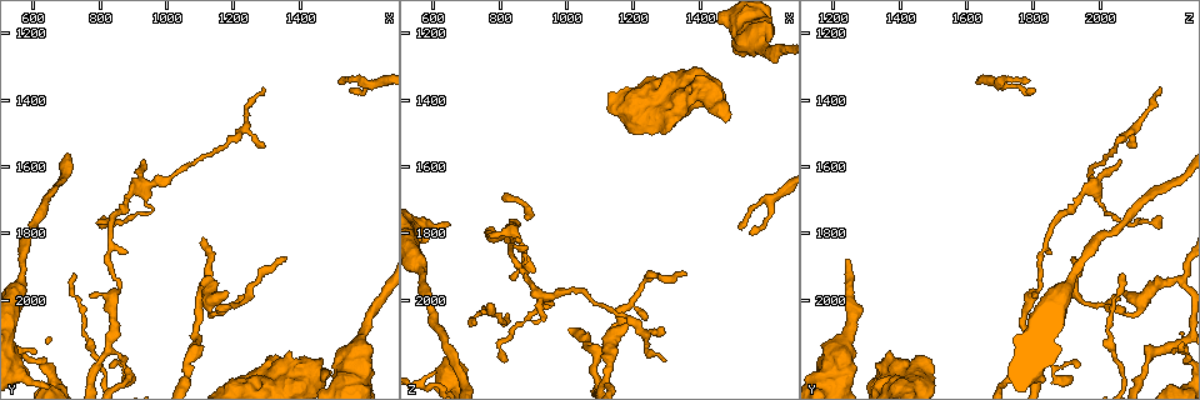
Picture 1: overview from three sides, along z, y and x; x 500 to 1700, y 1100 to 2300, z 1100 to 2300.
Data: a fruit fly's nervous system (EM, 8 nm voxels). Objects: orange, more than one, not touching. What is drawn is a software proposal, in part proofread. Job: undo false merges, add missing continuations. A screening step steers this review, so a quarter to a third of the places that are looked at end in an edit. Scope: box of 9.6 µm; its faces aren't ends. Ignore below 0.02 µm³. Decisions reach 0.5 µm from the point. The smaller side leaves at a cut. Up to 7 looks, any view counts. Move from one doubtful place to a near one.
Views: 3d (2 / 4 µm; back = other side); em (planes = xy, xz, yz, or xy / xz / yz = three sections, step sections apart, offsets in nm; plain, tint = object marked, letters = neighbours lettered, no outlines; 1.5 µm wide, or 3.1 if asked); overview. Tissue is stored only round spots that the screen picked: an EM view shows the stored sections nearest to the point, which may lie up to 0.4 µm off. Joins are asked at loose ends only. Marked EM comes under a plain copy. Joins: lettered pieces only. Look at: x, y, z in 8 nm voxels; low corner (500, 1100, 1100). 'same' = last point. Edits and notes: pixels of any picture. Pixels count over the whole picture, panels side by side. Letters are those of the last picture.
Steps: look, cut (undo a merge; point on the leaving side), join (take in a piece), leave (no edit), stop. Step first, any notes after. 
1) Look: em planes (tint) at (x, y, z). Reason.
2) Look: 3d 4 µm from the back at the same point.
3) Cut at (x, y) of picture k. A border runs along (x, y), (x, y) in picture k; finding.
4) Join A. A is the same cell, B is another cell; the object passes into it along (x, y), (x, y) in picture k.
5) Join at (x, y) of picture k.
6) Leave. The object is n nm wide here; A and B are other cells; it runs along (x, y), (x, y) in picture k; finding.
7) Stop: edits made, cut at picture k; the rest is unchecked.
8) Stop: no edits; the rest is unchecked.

Look: em xz step 8 (tint) at (1480, 2220, 1460). Thick end.

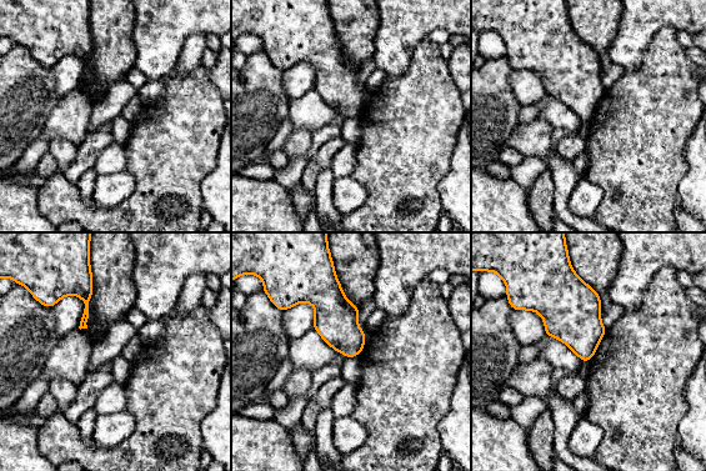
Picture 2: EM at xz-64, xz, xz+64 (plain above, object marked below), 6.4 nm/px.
Look: em xy step 4 (letters) at the same point.

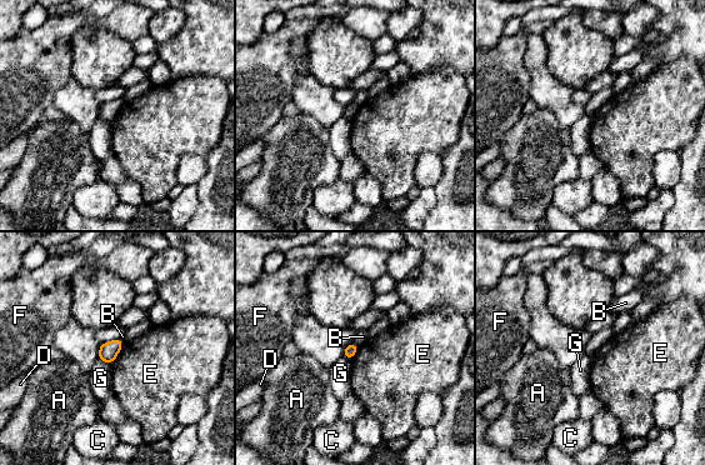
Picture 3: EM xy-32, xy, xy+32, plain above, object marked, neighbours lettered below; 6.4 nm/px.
Leave. The longest contact is with E, 170 nm; A, B, C, D, E, F and G are other cells; a border runs along (125, 341), (110, 363) in picture 3; none of them fits.

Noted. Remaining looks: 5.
Look: em xy step 4 (tint) at (1130, 1930, 2240). Three arms meet.

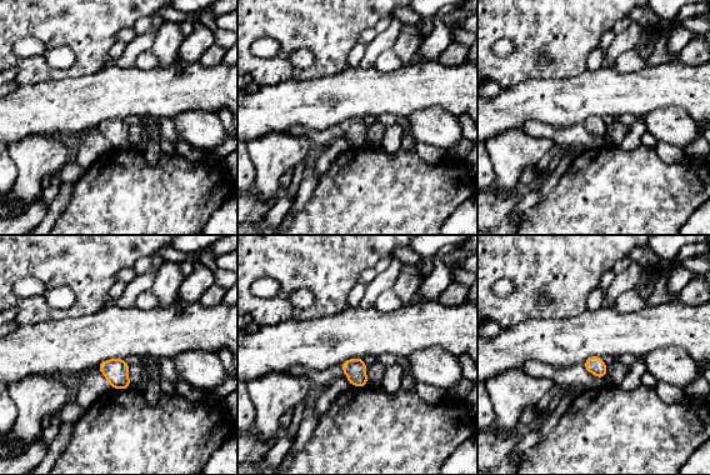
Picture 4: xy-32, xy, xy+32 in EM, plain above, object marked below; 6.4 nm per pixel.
Look: em planes (letters) at the same point.

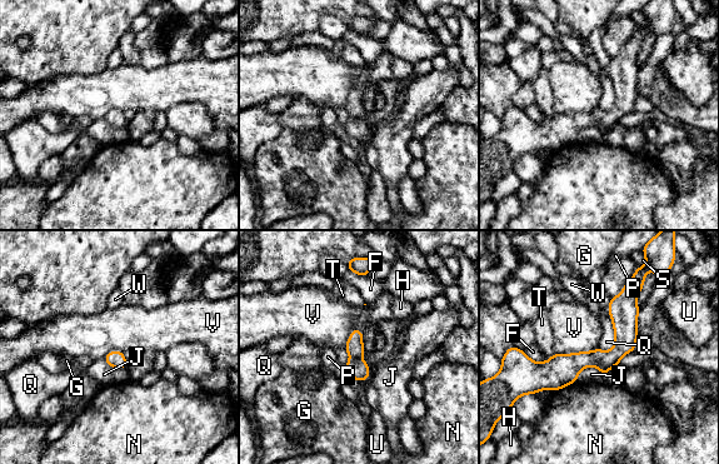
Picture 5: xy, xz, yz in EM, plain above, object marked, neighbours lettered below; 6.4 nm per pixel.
Leave. F, G, H, J, N, P, Q, S, T, U, V and W are other cells; a border runs along (607, 309), (614, 344), (603, 352) in picture 5; all the same cell.

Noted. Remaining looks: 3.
Look: 3d 2 µm at (930, 1590, 2070). Thin end.

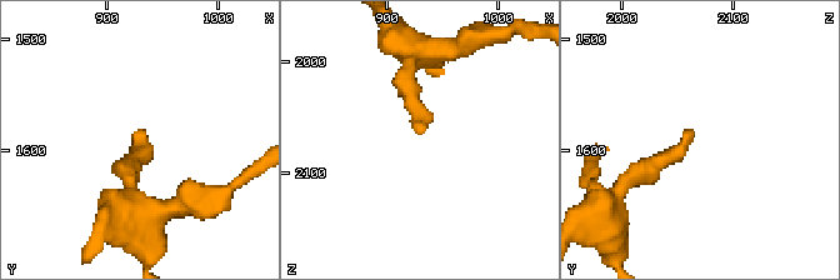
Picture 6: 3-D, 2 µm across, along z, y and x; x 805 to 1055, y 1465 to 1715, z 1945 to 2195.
Look: em yz step 4 (letters) at (934, 1580, 2062). Shape alone is not enough.

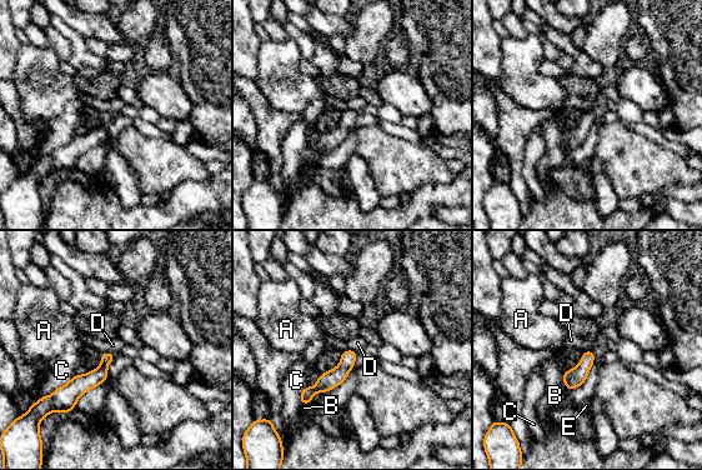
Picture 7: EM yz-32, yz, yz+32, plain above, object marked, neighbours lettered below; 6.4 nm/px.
Leave. A, B, C, D and E are other cells; a border runs along (355, 350), (344, 350), (341, 353) in picture 7; no lettered piece goes on from it.

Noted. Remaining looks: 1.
Stop: no edits; the rest is unchecked.

